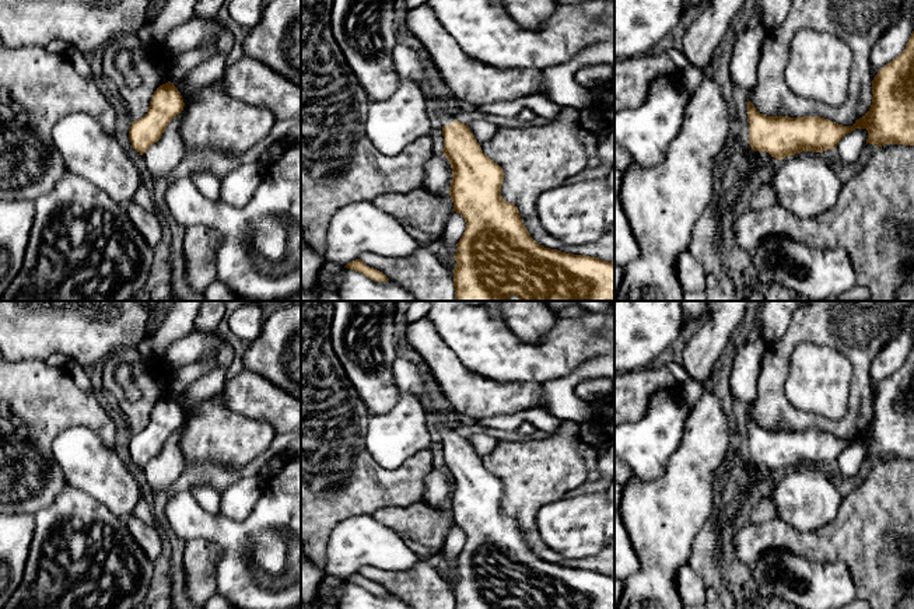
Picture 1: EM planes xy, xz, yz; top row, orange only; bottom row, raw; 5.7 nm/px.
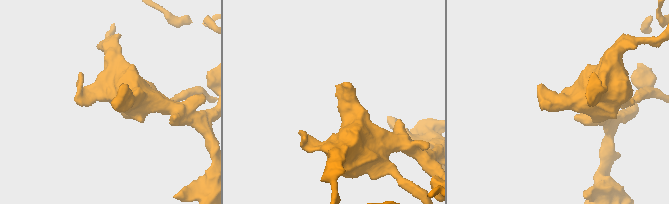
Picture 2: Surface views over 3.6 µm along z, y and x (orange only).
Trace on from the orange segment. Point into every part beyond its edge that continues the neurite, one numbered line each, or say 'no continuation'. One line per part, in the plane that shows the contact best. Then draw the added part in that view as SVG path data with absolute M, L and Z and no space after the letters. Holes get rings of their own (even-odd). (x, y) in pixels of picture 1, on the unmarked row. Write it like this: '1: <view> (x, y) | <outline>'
1: xz (406, 374) | M398 358L393 363L392 372L399 391L414 396L426 409L427 419L434 419L433 433L435 437L448 440L455 435L455 428L447 427L440 421L440 410L434 403L434 396L428 392L416 363Z

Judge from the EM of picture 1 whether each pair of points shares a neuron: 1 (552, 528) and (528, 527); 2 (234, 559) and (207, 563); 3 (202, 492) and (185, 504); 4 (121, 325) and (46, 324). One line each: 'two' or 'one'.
1: two
2: two
3: two
4: one

